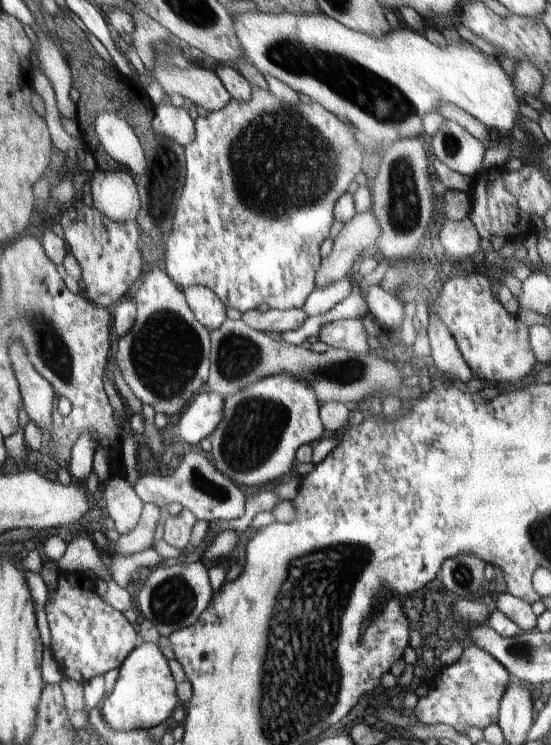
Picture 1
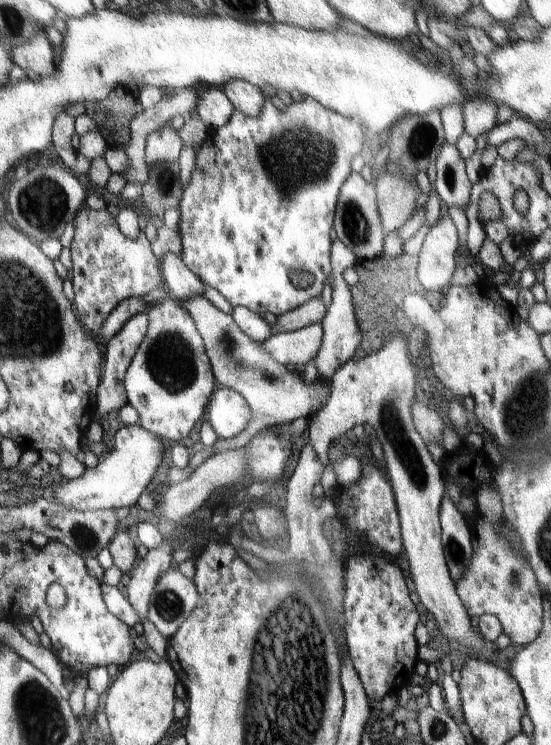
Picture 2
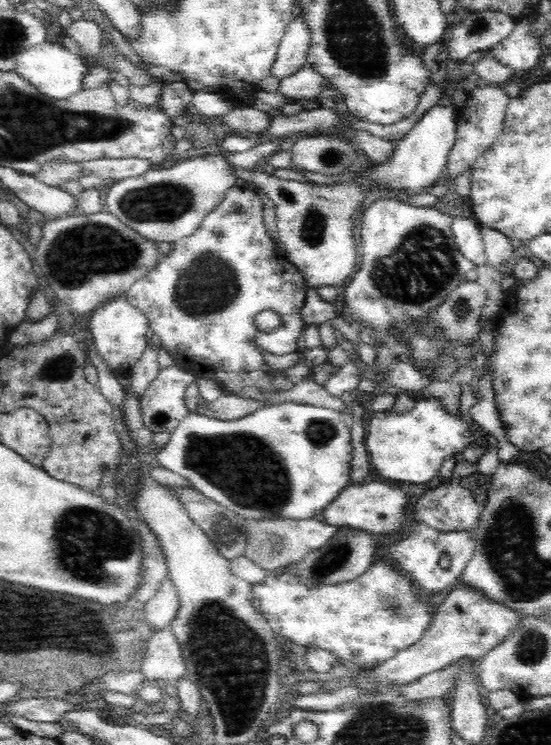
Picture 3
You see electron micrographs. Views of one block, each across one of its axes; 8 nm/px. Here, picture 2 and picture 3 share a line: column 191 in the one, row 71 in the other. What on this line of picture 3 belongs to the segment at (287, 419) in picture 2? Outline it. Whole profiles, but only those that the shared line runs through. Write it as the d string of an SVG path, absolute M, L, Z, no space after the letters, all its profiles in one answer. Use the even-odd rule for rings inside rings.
M311 65L304 66L279 82L277 92L292 102L314 103L314 99L328 86L325 78Z

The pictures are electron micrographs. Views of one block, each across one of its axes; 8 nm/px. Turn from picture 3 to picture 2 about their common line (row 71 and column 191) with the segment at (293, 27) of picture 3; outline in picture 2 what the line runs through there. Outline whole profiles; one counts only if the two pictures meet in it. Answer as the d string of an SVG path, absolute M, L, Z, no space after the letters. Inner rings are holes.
M168 251L160 261L164 285L179 301L204 295L203 282L186 268L180 256Z

